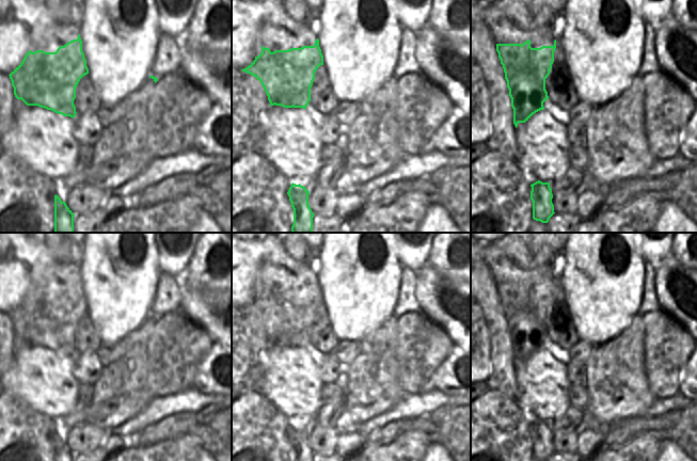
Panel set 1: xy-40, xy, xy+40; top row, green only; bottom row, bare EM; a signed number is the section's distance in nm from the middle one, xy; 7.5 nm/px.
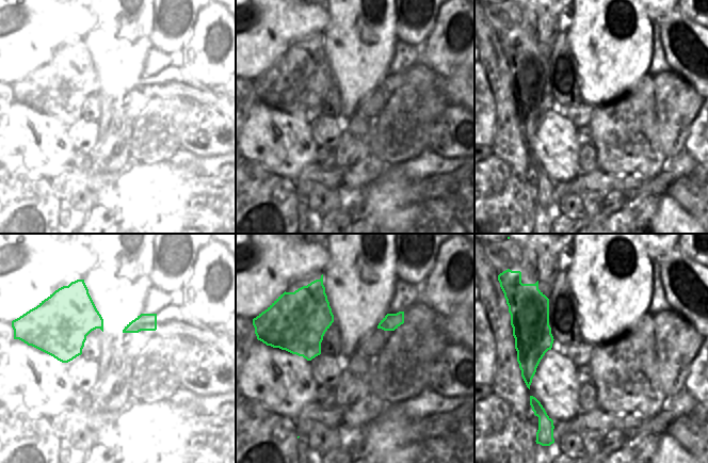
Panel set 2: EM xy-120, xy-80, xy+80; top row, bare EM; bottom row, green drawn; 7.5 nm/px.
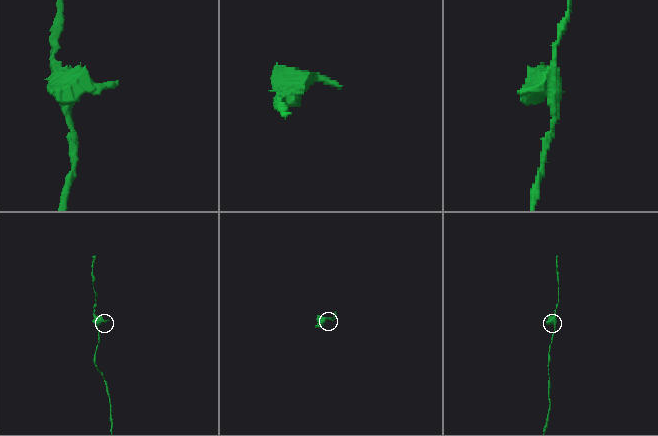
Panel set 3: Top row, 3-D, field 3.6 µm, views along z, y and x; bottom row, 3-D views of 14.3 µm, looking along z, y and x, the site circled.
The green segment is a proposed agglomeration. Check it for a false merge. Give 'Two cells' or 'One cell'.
Two cells.

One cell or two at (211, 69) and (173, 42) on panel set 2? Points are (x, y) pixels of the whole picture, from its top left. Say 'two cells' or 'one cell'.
two cells

